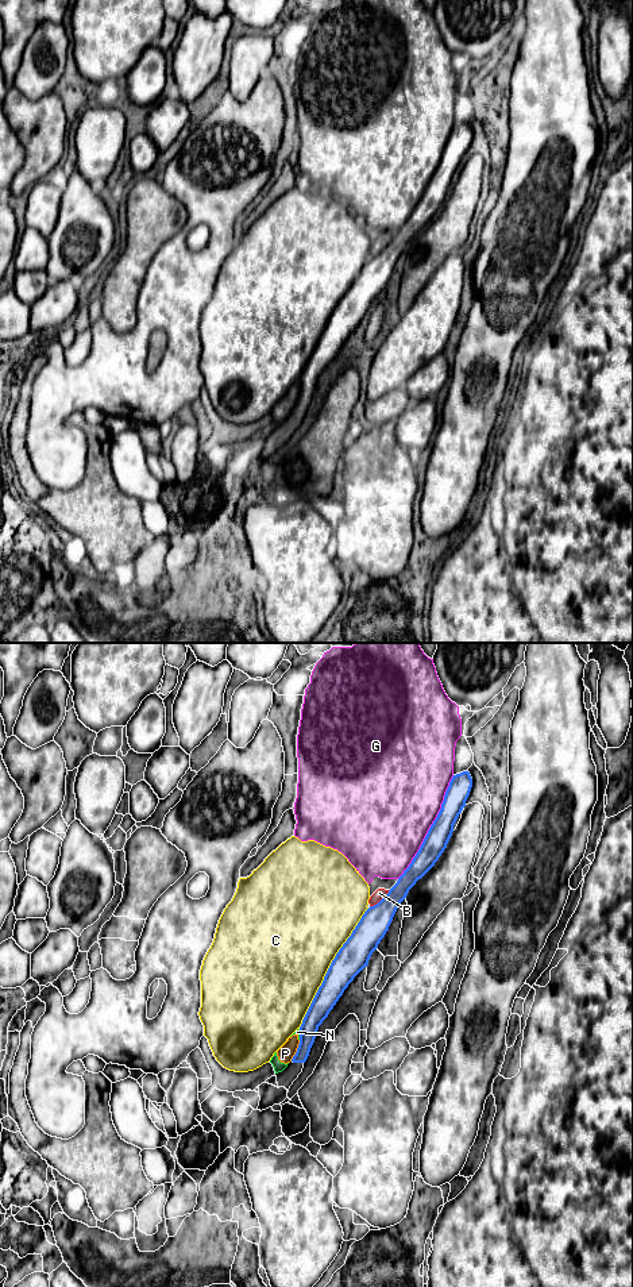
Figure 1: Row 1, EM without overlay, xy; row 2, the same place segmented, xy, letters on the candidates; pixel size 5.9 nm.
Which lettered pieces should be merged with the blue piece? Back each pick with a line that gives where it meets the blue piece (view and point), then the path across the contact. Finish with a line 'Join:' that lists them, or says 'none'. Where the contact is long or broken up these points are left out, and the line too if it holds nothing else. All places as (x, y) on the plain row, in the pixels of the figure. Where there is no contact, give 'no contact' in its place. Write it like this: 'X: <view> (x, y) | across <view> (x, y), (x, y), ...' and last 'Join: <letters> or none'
Join: none

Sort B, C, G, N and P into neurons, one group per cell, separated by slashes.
B N P / C / G

